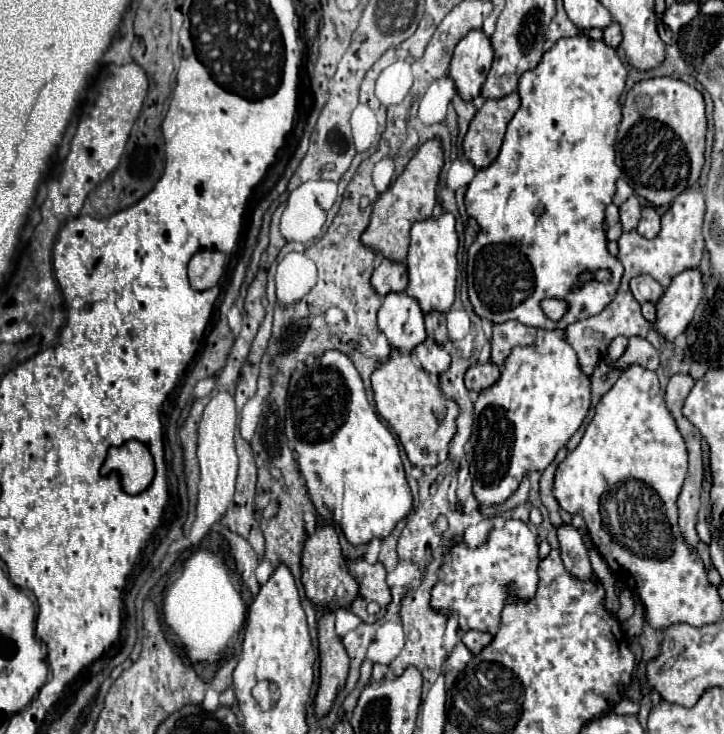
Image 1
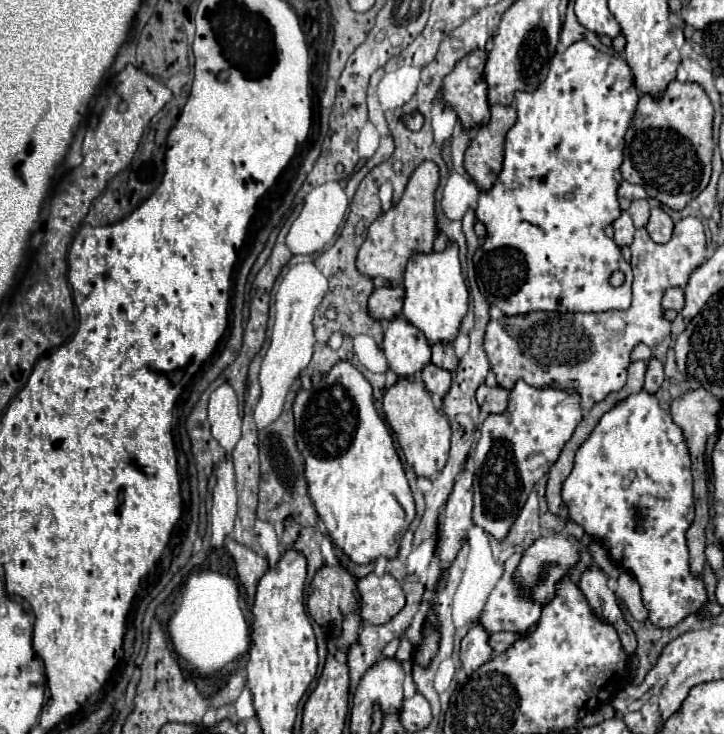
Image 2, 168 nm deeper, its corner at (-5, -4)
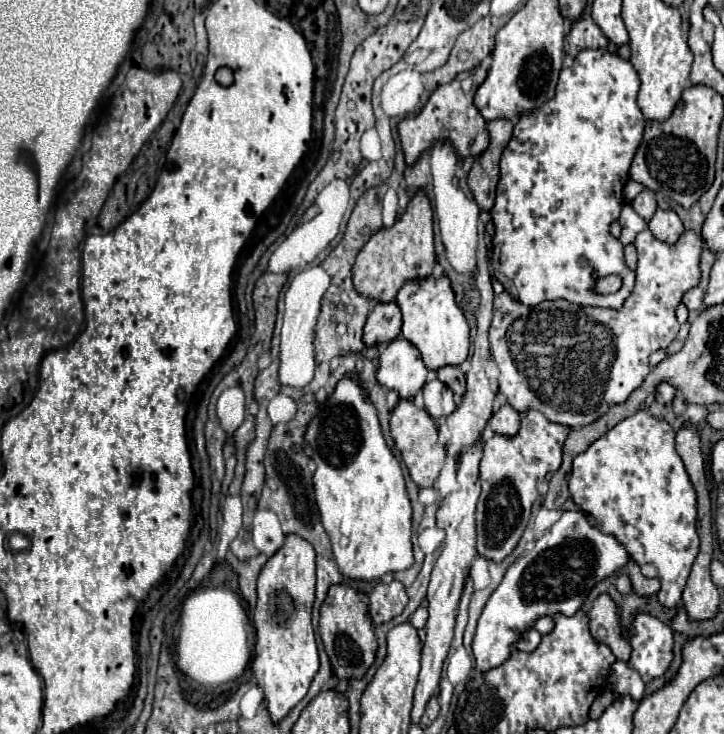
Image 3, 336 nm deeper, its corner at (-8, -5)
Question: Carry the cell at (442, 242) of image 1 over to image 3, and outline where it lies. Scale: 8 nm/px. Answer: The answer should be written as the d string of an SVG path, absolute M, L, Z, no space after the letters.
M447 276L439 280L429 278L433 288L427 288L425 280L409 280L397 294L397 306L403 314L403 332L401 336L409 340L421 354L427 370L437 372L443 366L459 366L469 356L469 324L463 316L463 310L455 304L455 294Z

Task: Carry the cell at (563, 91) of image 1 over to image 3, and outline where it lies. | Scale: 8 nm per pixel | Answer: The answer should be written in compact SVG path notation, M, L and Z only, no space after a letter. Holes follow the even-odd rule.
M581 50L579 56L575 58L573 68L565 68L561 70L559 82L557 82L557 90L555 90L555 98L549 100L545 106L541 106L537 112L531 114L523 114L519 116L515 130L513 130L513 138L509 142L509 146L505 148L503 156L501 156L501 174L499 174L499 184L497 184L497 198L495 198L495 206L491 210L491 218L495 222L495 238L493 238L493 252L491 252L491 266L495 272L495 278L505 286L505 290L519 302L523 302L525 306L537 306L543 300L557 300L557 298L565 298L573 304L583 304L583 306L607 306L607 308L621 308L625 298L631 294L633 284L635 284L635 272L629 270L625 266L623 260L623 244L611 236L609 228L611 224L619 218L619 212L623 208L623 188L629 180L629 166L631 160L635 156L635 150L643 138L643 126L645 126L645 118L637 106L637 92L639 92L639 74L635 72L635 68L631 66L629 60L619 58L617 54L611 54L609 50ZM609 274L617 274L623 280L623 286L615 292L615 294L595 294L593 286L597 278L609 276Z

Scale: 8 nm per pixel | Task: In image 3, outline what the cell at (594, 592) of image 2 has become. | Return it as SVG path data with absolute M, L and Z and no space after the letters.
M601 594L593 602L593 608L589 612L589 630L597 642L603 642L611 648L617 660L623 660L623 662L629 660L631 646L623 638L623 628L619 624L617 606L607 594Z

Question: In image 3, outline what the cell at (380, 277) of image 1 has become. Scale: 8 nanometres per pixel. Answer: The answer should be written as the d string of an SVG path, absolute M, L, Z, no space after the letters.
M395 302L389 304L375 304L373 312L369 314L363 330L363 344L365 346L379 346L383 342L393 342L401 330L401 314Z

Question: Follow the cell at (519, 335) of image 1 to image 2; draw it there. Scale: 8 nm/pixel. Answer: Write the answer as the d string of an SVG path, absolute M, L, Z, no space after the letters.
M698 217L680 219L680 221L674 223L672 239L664 244L657 244L652 241L645 227L638 228L634 234L634 241L630 243L630 251L632 251L632 261L630 261L630 265L632 265L632 271L634 271L634 283L632 283L632 305L630 305L626 311L564 313L564 315L562 315L562 313L544 313L544 311L540 311L540 313L530 313L530 315L526 315L526 317L500 317L498 321L490 321L490 323L488 323L488 327L486 327L486 339L484 339L484 349L486 349L486 353L488 353L492 371L496 373L498 385L502 385L504 389L512 389L518 379L524 379L526 383L530 383L530 385L534 385L534 387L556 385L556 387L566 389L566 391L578 391L580 397L582 397L582 409L584 409L584 411L592 409L592 405L598 403L598 401L602 401L610 391L620 391L620 389L624 387L624 383L626 383L626 367L630 365L630 351L632 351L632 347L634 347L636 343L644 343L644 345L648 345L648 347L656 347L660 341L664 341L664 339L670 335L670 321L662 319L662 305L660 305L662 293L664 293L664 289L668 289L668 287L684 287L686 281L688 281L688 275L706 261L706 235L704 235L704 225L702 225L702 221L700 221Z

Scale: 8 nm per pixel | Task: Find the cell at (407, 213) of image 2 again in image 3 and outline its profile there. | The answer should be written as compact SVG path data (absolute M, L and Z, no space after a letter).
M419 192L407 206L407 212L397 218L391 228L383 228L369 238L369 242L357 254L353 266L353 284L355 290L377 302L393 302L399 288L417 278L431 276L435 266L435 248L433 248L433 210L423 192Z

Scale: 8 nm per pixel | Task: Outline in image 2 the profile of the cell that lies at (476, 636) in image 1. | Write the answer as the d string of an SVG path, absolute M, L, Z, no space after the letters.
M492 633L488 637L488 645L492 647L494 655L498 655L498 653L506 651L518 637L520 637L520 633Z

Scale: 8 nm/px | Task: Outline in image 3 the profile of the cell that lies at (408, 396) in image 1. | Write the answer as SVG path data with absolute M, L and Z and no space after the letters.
M399 400L397 408L391 412L391 436L417 488L431 488L445 462L445 448L437 442L435 420L425 410L419 410L411 400Z

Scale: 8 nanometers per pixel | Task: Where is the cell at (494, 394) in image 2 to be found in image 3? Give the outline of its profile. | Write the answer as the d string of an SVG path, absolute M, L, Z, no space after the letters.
M509 404L501 406L499 412L493 414L493 418L489 420L489 426L495 434L503 434L507 438L513 438L517 432L519 432L519 412L513 410Z

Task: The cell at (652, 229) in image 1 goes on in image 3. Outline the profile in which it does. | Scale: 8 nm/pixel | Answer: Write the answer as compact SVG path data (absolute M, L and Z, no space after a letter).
M661 208L651 218L649 230L653 232L653 236L657 240L667 242L667 244L675 244L679 240L679 236L685 232L679 216L673 210L661 210Z

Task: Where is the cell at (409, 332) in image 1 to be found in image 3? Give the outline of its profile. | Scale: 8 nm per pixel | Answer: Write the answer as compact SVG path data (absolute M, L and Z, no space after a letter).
M405 338L393 340L379 354L377 382L387 390L395 390L399 398L411 400L427 382L429 370L419 358L419 350Z

